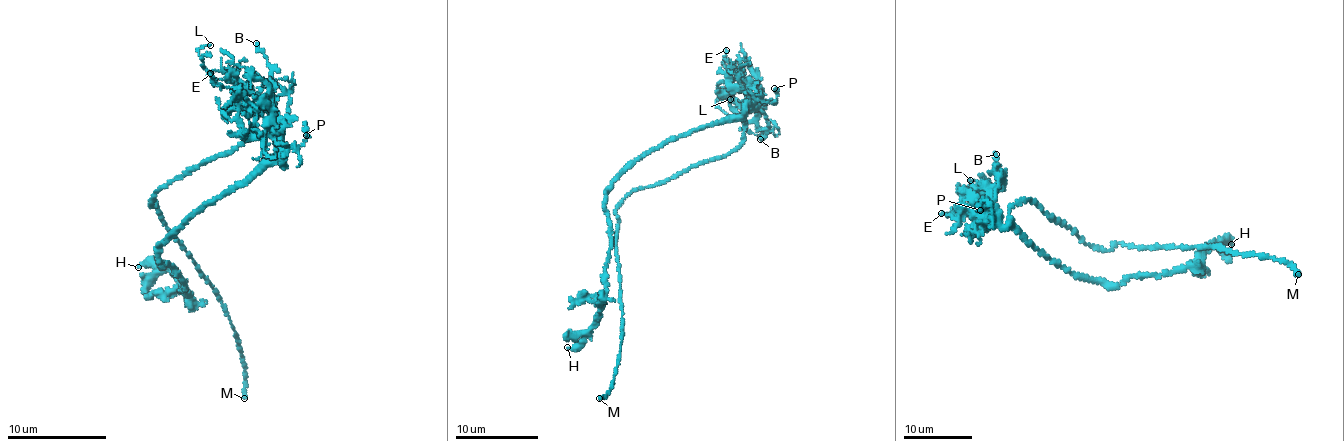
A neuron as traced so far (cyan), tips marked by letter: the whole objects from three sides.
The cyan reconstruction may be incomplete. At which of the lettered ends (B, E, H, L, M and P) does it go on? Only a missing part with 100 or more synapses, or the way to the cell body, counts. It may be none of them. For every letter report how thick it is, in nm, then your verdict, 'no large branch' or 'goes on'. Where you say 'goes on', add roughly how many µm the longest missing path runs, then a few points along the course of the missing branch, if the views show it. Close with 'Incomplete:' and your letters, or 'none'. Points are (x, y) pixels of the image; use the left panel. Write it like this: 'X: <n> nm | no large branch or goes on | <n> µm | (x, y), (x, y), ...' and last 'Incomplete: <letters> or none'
B: 190 nm | no large branch
E: 100 nm | no large branch
H: 320 nm | no large branch
L: 100 nm | no large branch
M: 200 nm | goes on | 25 µm
P: 240 nm | no large branch
Incomplete: M

